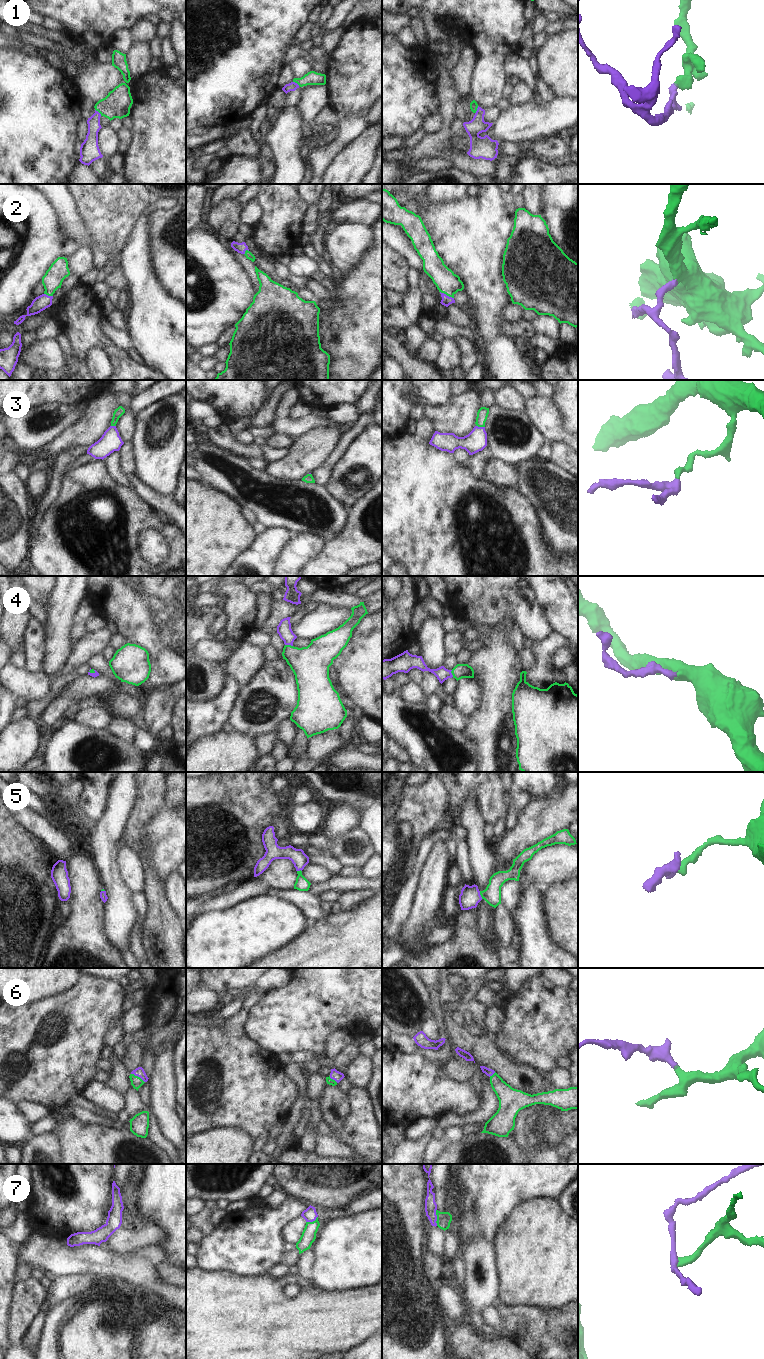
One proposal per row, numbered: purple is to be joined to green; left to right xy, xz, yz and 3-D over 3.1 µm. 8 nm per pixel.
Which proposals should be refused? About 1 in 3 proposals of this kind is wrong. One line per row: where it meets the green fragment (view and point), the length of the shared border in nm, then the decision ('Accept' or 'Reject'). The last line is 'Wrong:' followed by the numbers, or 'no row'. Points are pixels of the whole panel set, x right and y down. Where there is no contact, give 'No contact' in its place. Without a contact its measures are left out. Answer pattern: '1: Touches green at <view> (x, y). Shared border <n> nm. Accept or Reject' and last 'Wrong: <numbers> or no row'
1: Touches green at xy (98, 111). Shared border 80 nm. Accept
2: Touches green at yz (447, 295). Shared border 130 nm. Accept
3: Touches green at yz (480, 426). Shared border 70 nm. Accept
4: Touches green at xz (289, 645). Shared border 70 nm. Accept
5: Touches green at yz (480, 894). Shared border 70 nm. Accept
6: Touches green at xy (137, 1076). Shared border 130 nm. Accept
7: Touches green at yz (437, 1217). Shared border 140 nm. Accept
Wrong: no row

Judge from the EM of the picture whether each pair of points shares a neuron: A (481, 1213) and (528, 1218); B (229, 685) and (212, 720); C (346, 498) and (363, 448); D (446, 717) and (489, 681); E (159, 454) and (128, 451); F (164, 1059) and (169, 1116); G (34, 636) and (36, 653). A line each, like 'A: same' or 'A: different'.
A: different
B: same
C: same
D: different
E: different
F: same
G: same

